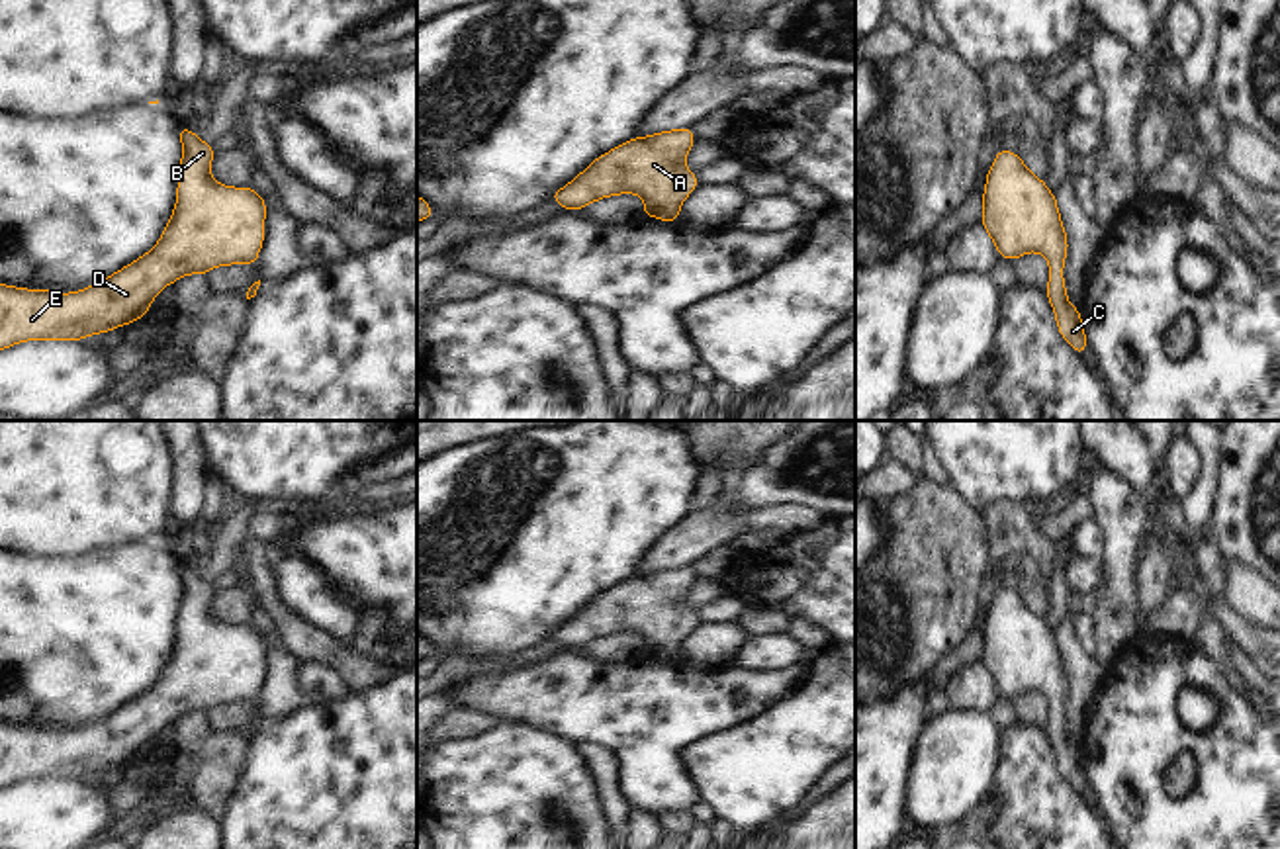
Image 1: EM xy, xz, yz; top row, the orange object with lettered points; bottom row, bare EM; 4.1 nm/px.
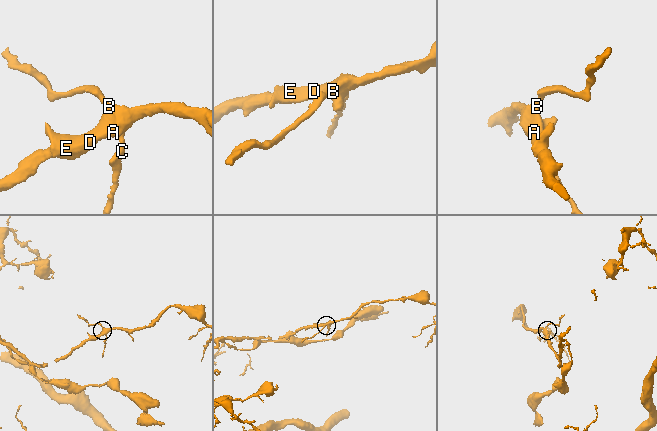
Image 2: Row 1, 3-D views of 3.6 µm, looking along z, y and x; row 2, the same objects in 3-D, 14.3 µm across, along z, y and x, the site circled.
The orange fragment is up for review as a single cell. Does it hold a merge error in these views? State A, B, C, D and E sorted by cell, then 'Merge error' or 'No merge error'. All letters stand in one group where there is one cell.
Groups: A B C D E. No merge error.

